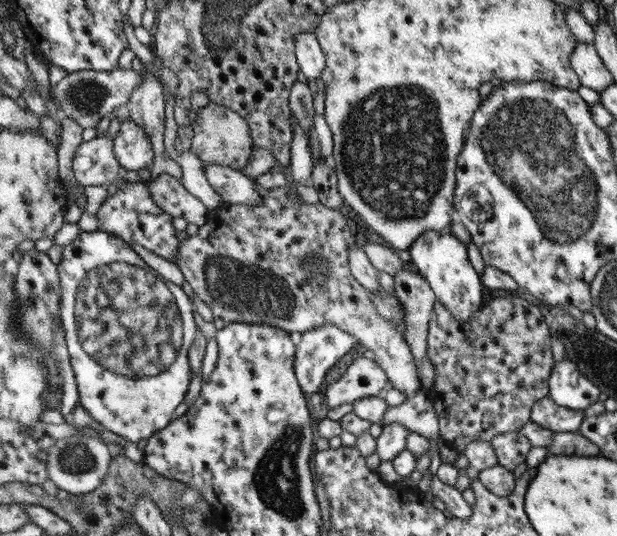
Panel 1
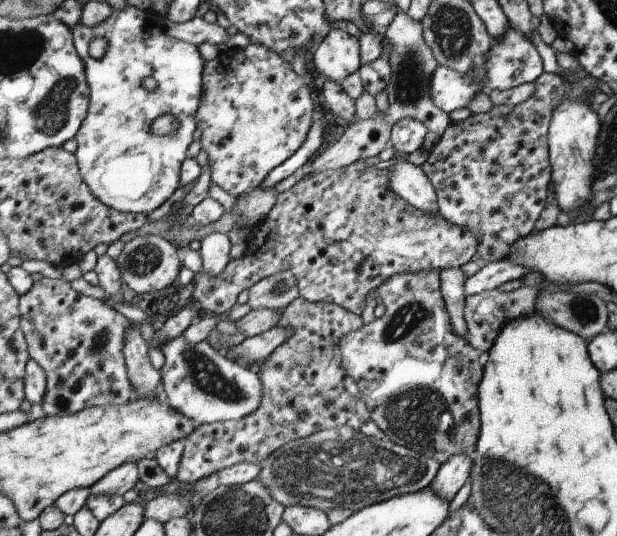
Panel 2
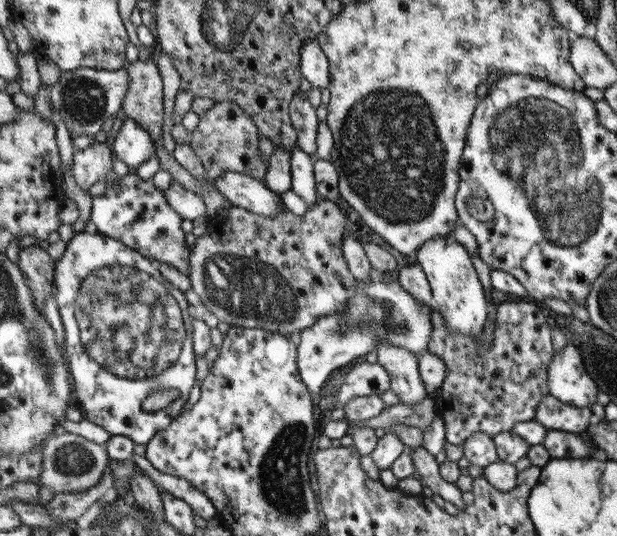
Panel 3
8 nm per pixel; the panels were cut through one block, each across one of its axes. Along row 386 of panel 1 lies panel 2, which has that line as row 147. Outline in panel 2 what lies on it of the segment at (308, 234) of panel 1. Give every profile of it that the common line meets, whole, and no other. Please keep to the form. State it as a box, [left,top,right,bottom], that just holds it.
[389,118,428,154]

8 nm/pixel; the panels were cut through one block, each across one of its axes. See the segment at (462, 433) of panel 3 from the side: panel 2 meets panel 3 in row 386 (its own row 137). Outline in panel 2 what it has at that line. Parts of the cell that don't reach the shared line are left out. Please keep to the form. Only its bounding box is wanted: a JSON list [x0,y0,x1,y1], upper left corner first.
[421,72,568,263]

